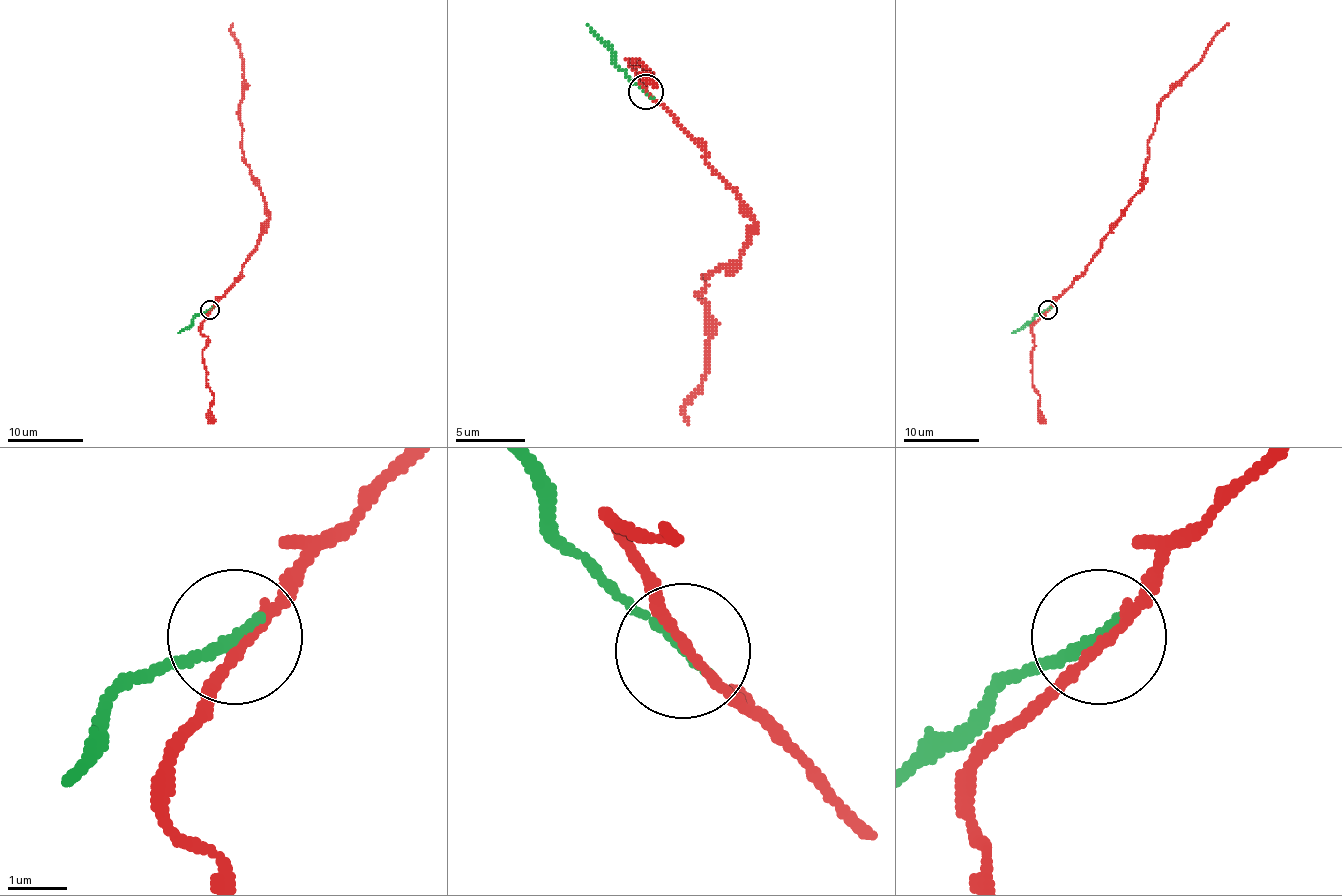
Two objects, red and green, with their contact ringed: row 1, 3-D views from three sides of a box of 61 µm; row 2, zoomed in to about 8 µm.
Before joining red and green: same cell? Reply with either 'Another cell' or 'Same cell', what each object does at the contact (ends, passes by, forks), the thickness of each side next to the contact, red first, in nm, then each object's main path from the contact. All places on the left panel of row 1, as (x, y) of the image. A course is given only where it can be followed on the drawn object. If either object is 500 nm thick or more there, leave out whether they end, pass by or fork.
Another cell. At the ring red passes by. At the ring green ends. Thickness 160 nm (red) against 200 nm. Course of red: (210, 310), (242, 274), (268, 217), (265, 197), (244, 157), (244, 61), (231, 32), (232, 23). Course of green: (210, 310), (200, 312), (178, 332)

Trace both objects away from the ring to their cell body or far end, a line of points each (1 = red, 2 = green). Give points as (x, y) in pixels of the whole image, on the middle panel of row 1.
1: (646, 90), (705, 153), (754, 223), (737, 264), (705, 275), (709, 372), (685, 407), (688, 424)
2: (646, 90), (629, 77), (587, 24)

